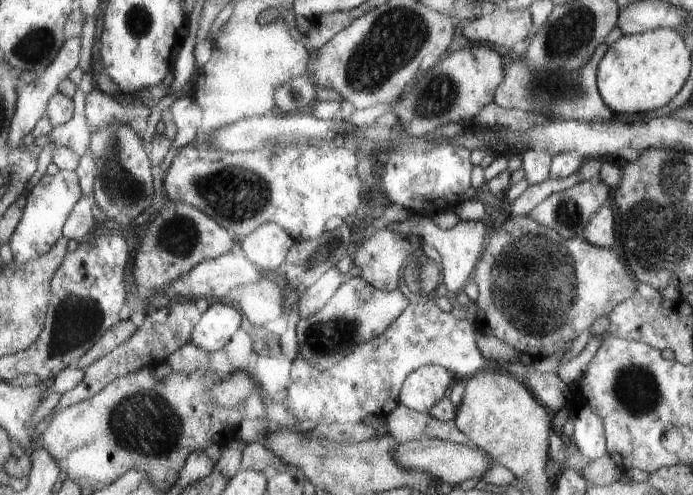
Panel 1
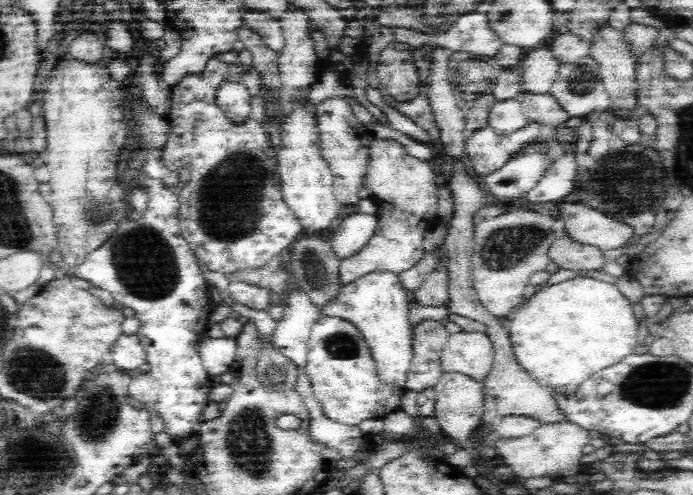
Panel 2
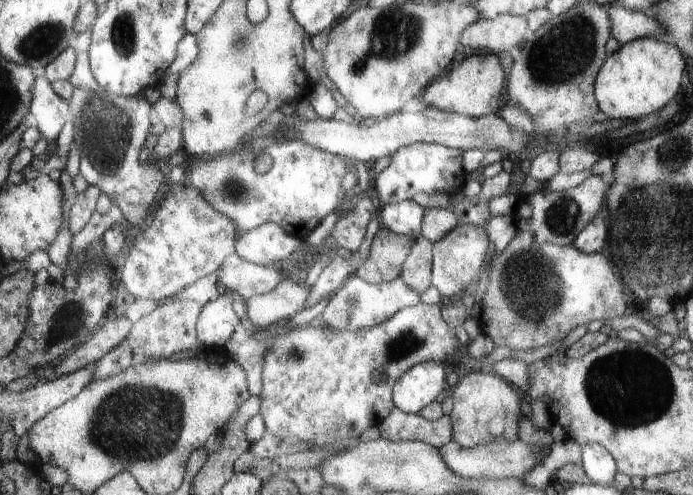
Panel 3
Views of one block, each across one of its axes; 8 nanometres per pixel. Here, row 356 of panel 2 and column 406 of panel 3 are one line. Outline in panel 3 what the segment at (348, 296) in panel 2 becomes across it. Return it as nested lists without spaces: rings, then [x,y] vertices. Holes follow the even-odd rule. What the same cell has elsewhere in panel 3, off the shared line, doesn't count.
[[[425,362],[415,366],[405,374],[395,386],[395,406],[409,412],[419,414],[425,406],[439,398],[439,394],[447,386],[447,368],[441,362]]]

